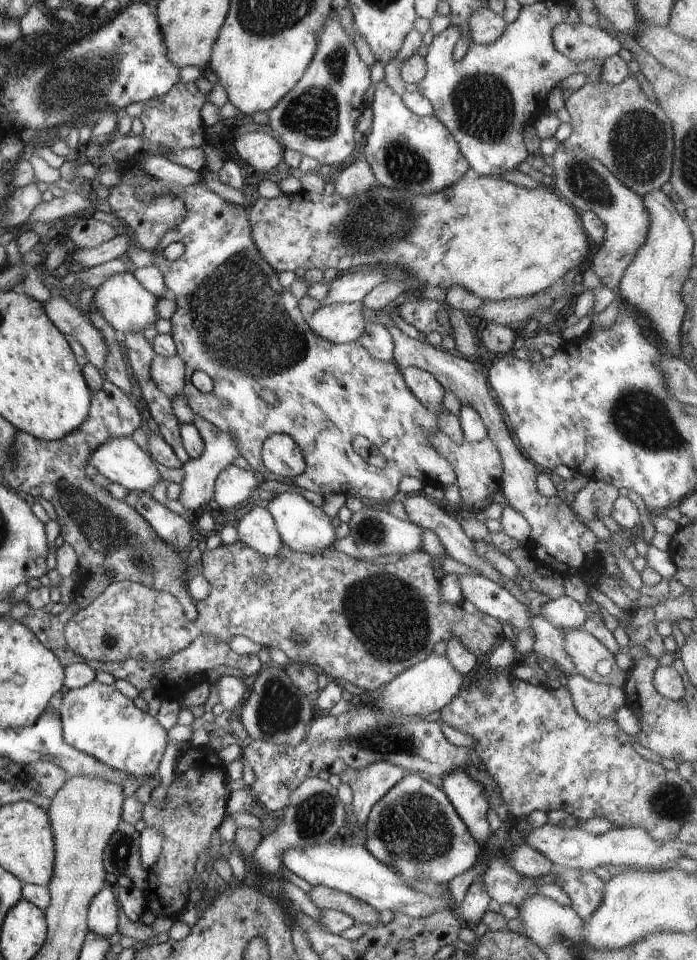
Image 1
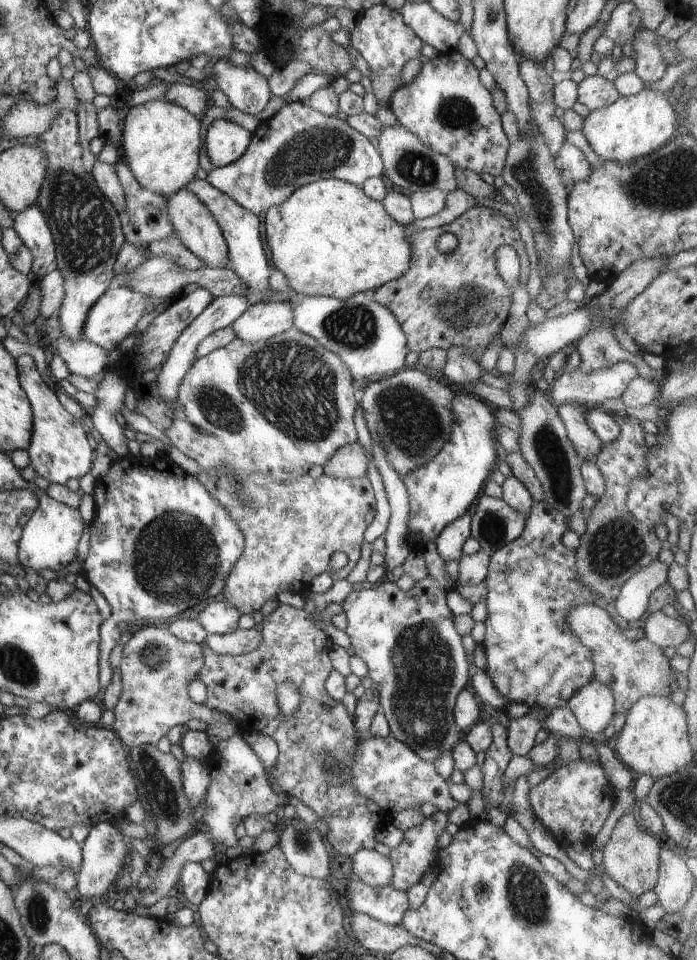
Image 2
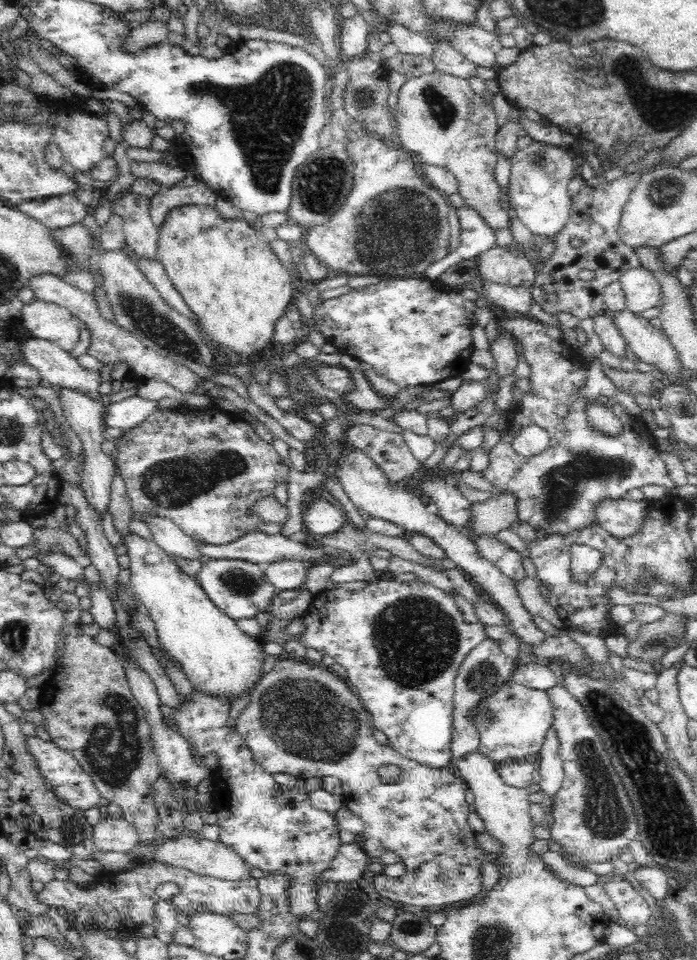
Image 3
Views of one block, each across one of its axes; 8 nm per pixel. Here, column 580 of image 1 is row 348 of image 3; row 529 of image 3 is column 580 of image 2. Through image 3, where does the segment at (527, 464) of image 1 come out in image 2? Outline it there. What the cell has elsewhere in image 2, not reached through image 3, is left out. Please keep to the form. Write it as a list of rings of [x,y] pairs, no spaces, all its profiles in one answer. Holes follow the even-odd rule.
[[[612,415],[620,426],[620,437],[612,443],[603,443],[600,453],[595,456],[597,468],[605,476],[605,492],[592,508],[587,528],[580,534],[580,546],[574,550],[577,572],[581,582],[589,587],[595,606],[604,608],[614,623],[622,630],[643,628],[646,620],[656,612],[672,611],[678,608],[674,588],[667,582],[656,588],[649,599],[646,615],[638,621],[627,622],[615,610],[615,601],[622,586],[642,568],[659,558],[662,548],[662,532],[636,520],[628,511],[626,502],[631,485],[637,477],[646,473],[649,448],[644,440],[640,421],[624,415]]]

